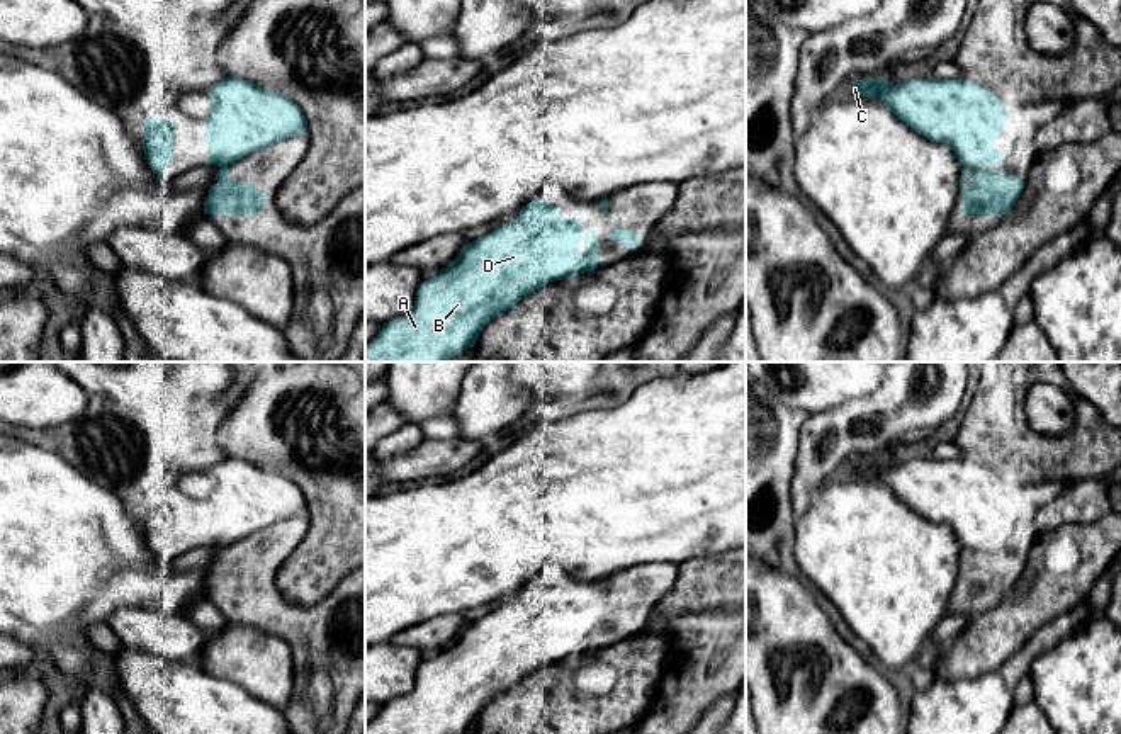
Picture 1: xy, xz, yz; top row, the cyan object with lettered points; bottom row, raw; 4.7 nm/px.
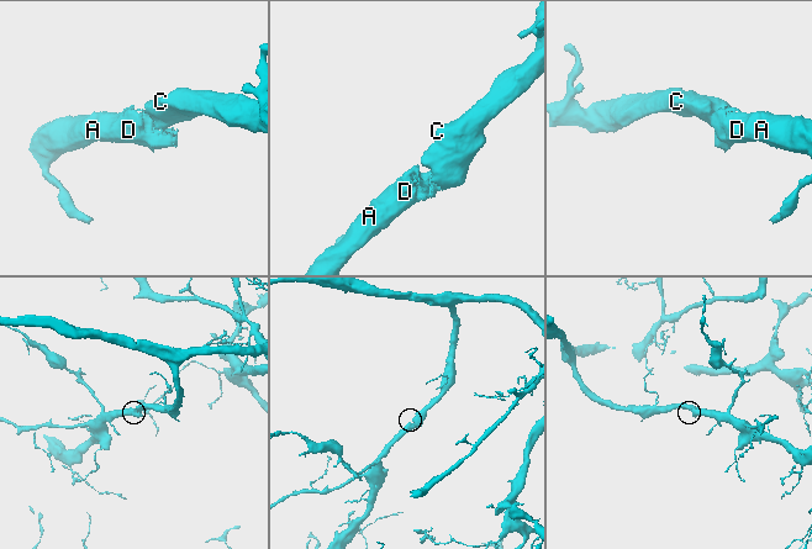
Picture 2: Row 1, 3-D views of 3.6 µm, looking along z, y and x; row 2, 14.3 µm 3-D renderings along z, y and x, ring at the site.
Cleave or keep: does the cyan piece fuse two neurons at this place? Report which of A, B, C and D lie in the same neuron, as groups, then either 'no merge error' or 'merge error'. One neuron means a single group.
A B C D; no merge error

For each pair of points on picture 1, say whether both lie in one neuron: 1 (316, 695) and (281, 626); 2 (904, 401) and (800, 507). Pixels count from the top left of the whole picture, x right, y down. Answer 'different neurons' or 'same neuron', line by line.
1: same neuron
2: same neuron

